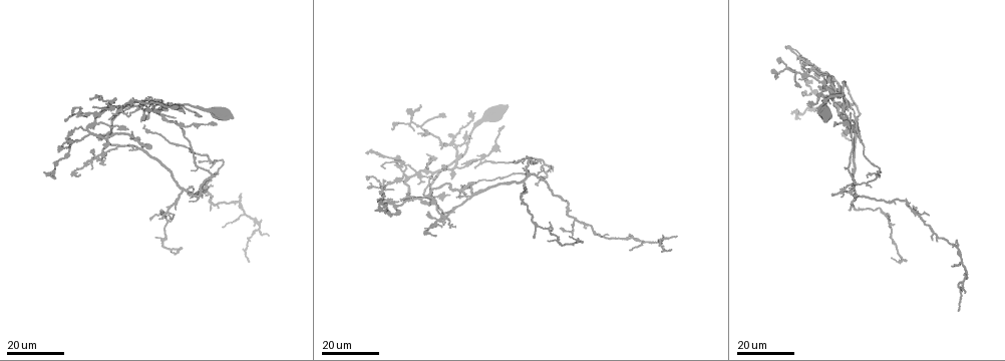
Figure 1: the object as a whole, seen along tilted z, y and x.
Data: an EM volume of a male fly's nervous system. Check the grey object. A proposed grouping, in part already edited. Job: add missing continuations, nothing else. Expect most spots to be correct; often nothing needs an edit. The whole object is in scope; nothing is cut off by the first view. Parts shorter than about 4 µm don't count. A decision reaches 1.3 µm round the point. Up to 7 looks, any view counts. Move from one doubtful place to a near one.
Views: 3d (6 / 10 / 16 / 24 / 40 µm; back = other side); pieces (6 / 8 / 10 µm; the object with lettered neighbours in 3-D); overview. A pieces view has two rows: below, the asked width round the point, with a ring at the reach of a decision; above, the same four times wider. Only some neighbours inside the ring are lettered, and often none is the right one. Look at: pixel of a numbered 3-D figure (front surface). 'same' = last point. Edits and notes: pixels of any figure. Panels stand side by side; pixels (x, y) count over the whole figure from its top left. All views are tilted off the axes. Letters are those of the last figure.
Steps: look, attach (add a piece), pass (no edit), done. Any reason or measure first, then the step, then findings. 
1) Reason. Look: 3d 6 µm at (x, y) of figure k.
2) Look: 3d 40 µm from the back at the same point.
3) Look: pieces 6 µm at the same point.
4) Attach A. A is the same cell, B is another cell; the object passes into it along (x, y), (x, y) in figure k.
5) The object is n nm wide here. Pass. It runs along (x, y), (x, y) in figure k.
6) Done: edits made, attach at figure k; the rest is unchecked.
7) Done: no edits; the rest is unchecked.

Tapers out. Look: 3d 24 µm at (109, 119) of figure 1.

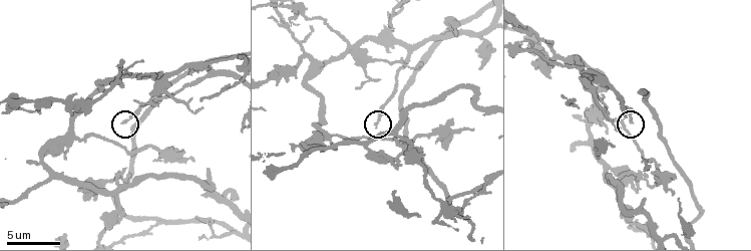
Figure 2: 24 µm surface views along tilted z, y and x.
Look: pieces 6 µm at (124, 122) of figure 2.

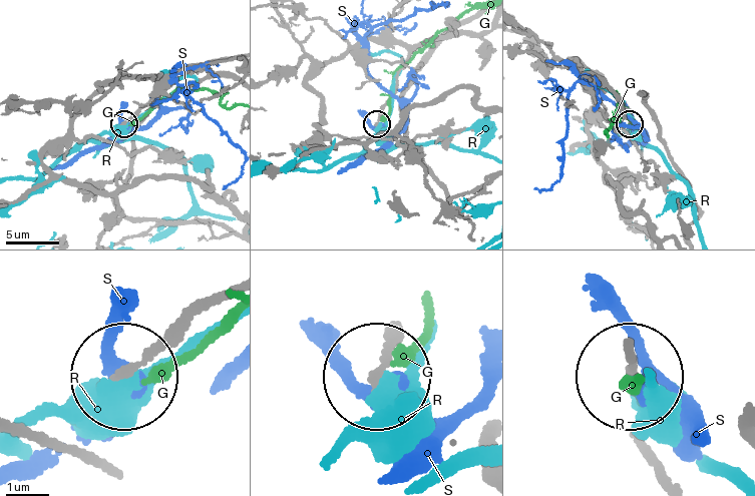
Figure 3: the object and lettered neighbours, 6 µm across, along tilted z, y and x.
The object is 160 nm wide here. Pass. G, R and S are other cells; no lettered piece goes on from it.

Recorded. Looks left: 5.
Look: 3d 16 µm at (959, 310) of figure 1.

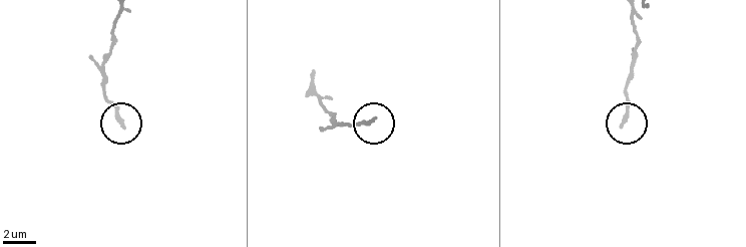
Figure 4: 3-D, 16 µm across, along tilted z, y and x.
Look: pieces 8 µm at (372, 119) of figure 4.

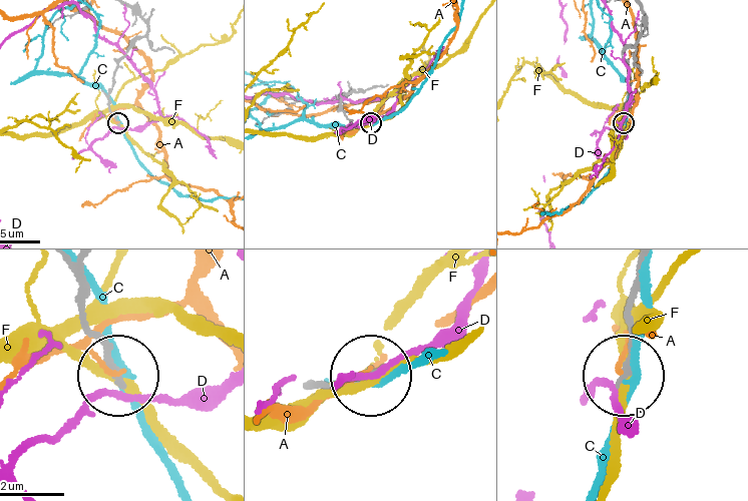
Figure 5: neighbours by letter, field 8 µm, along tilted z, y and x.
Pass. A, C, D and F are other cells; it runs along (645, 273), (626, 370) in figure 5; no lettered piece goes on from it.

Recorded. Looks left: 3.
An open end. Look: 3d 16 µm at (561, 229) of figure 1.

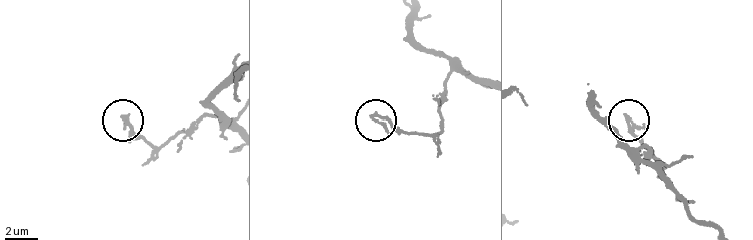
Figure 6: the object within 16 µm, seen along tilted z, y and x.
Look: pieces 8 µm at (625, 116) of figure 6.

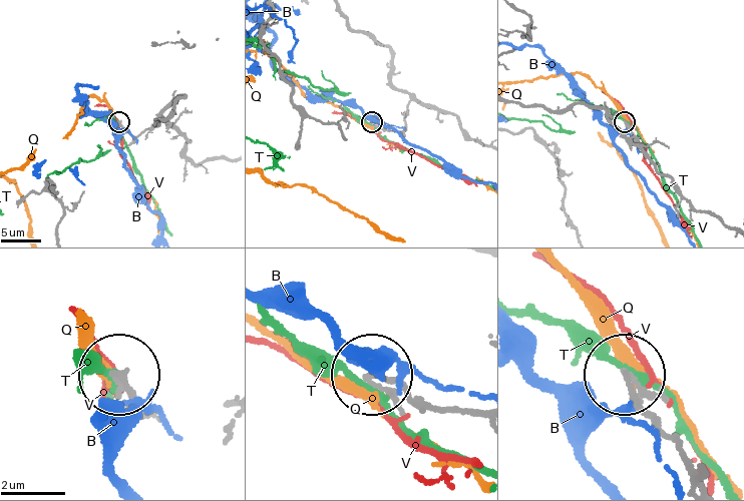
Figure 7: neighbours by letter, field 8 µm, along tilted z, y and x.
Pass. B, Q, T and V are other cells; it runs along (699, 473), (626, 380) in figure 7; no lettered piece goes on from it.

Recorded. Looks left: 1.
Tapers out. Look: pieces 10 µm at (578, 105) of figure 2.

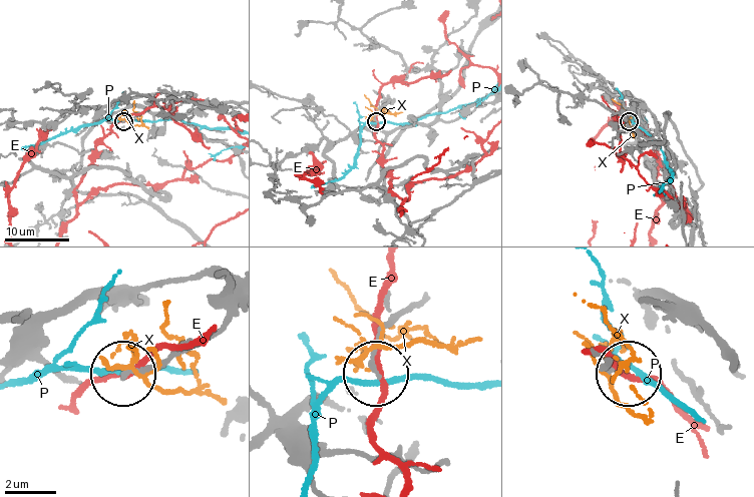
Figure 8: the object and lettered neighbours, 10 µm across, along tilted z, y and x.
Pass. E, P and X are other cells; it runs along (421, 302), (386, 320), (375, 367) in figure 8; none of them fits.

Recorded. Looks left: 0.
Done: no edits; the rest is unchecked.

